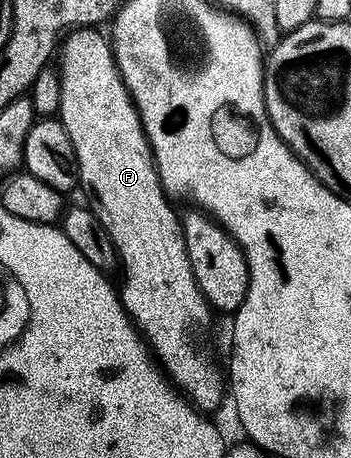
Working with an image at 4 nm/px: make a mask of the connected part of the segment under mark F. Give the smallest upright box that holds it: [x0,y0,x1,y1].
[58,28,226,412]

